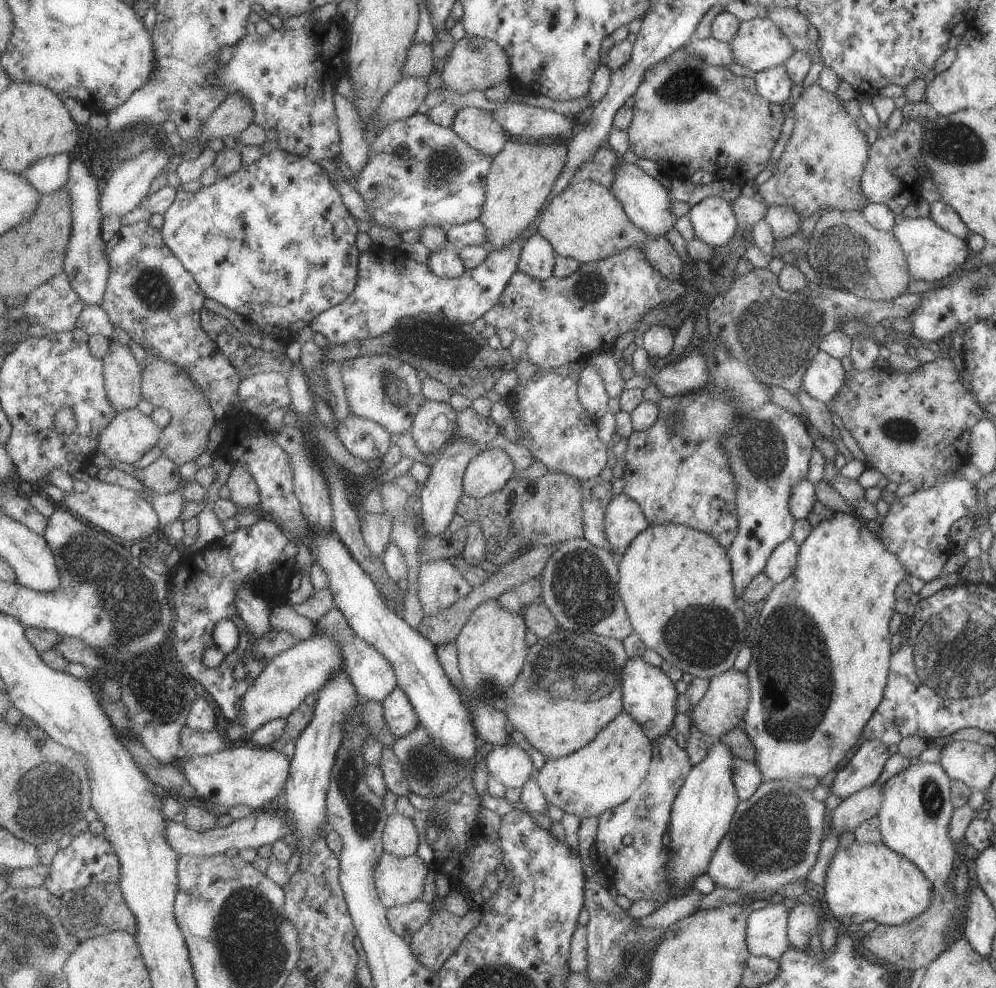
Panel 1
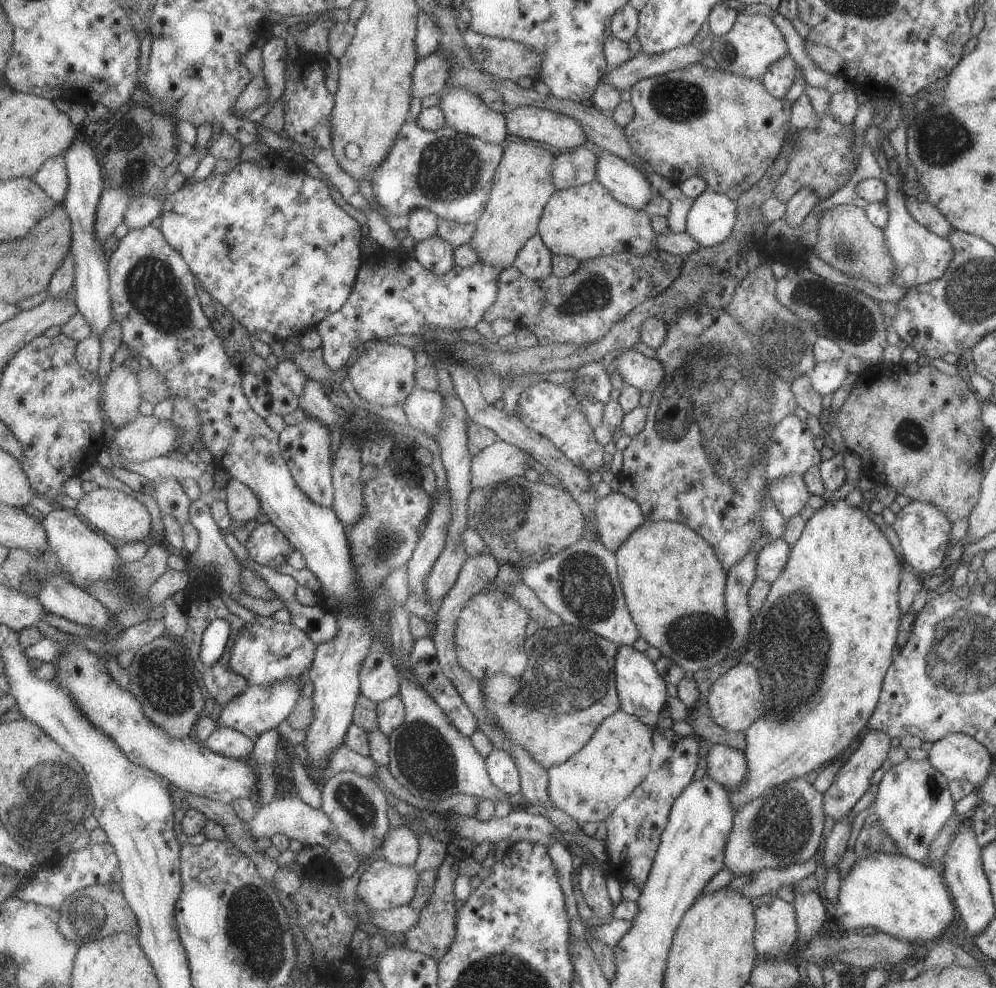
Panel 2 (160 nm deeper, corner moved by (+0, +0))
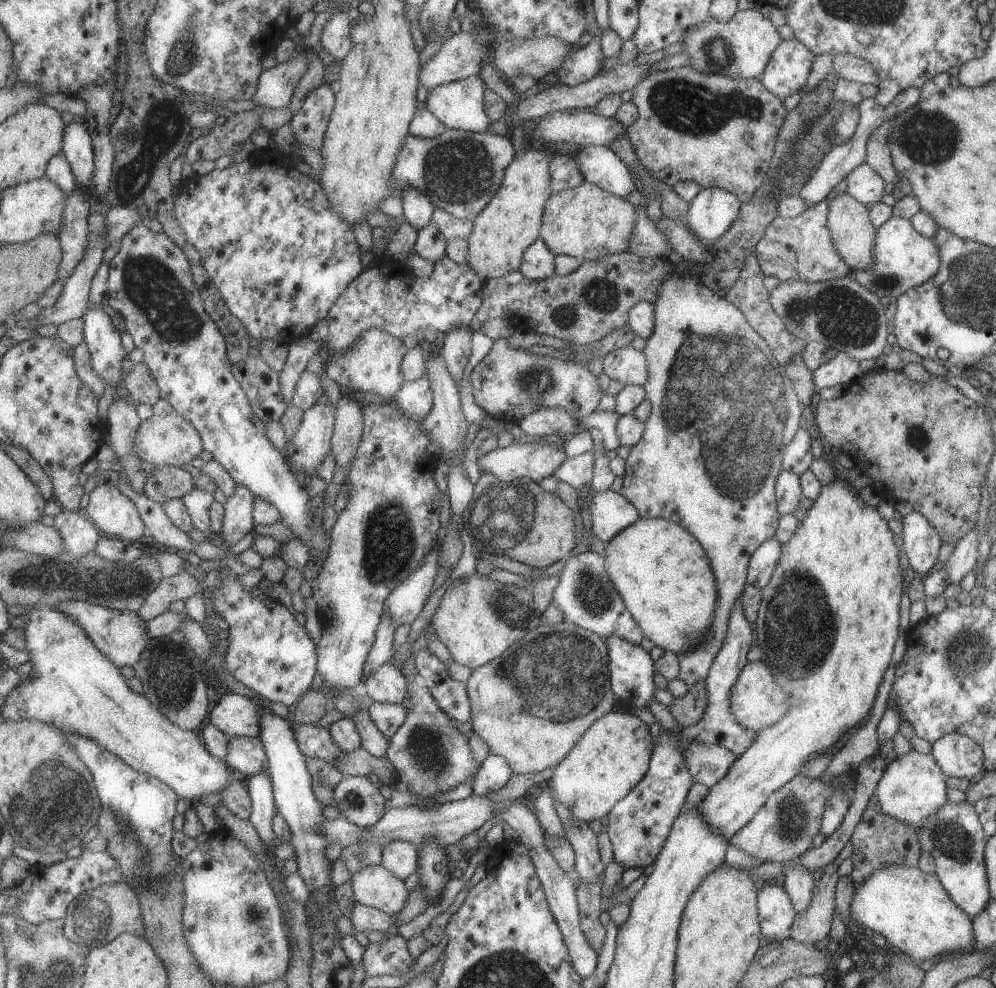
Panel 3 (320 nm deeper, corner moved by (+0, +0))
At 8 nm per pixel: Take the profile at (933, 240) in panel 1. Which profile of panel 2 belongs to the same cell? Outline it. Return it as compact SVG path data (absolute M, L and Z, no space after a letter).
M882 151L877 152L873 157L878 163L881 174L884 176L884 183L886 184L886 197L883 201L888 208L888 219L882 231L884 243L886 244L889 256L892 258L894 268L889 284L908 289L909 287L919 286L939 278L939 275L943 274L947 263L951 260L953 254L952 246L947 242L946 238L941 238L929 232L924 226L918 225L914 221L914 218L909 214L904 205L905 195L901 190L902 182L895 175L884 153Z

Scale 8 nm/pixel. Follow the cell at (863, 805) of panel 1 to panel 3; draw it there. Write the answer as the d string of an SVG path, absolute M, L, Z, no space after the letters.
M829 863L822 868L822 876L815 880L809 904L798 912L791 923L788 938L795 942L815 946L829 935L829 926L834 915L834 888L837 882L837 867Z

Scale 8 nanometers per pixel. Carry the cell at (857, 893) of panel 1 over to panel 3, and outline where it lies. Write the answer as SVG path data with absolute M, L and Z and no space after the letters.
M885 864L882 869L870 874L861 884L859 884L859 886L855 887L850 904L850 914L851 918L857 921L857 924L868 928L869 933L880 934L888 942L889 946L899 948L901 953L909 955L916 962L922 962L923 960L930 958L938 960L938 958L943 954L945 955L947 952L968 953L975 948L976 942L972 931L972 920L951 900L951 897L945 892L945 889L942 888L939 879L934 873L925 874L924 872L921 872L918 867L911 868L901 865Z

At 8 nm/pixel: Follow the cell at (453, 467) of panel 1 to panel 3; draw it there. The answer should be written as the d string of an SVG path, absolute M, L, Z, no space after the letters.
M435 548L423 564L386 600L384 612L392 618L397 628L413 624L423 612L441 566L440 559L440 548Z

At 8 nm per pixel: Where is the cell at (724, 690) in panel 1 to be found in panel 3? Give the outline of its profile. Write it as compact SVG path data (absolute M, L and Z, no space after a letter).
M749 662L741 669L736 683L731 687L730 711L735 720L756 733L775 724L788 711L788 696L775 682L763 662Z

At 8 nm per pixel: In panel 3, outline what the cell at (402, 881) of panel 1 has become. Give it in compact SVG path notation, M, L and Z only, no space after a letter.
M371 865L351 875L355 903L396 916L406 906L411 891L407 883L386 866Z

